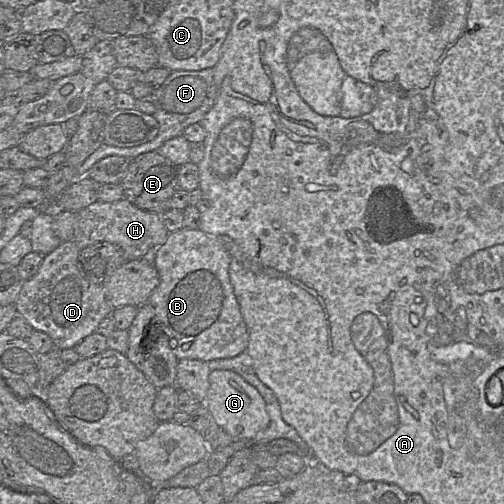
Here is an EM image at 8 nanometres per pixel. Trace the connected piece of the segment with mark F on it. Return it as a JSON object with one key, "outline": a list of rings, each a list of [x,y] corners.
{"outline":[[[206,68],[196,71],[171,71],[163,84],[153,90],[149,98],[155,107],[155,111],[152,116],[156,119],[159,125],[156,137],[149,142],[133,147],[117,147],[102,143],[77,168],[77,178],[86,176],[89,169],[97,161],[107,156],[118,155],[127,159],[132,159],[139,154],[156,151],[168,140],[182,135],[184,129],[189,125],[200,122],[216,102],[217,89],[214,84],[213,70],[212,68]]]}

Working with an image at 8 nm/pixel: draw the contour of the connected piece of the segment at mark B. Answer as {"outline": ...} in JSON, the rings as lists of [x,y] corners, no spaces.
{"outline":[[[182,228],[170,232],[164,244],[158,247],[154,266],[159,275],[159,284],[152,292],[148,303],[155,310],[155,323],[171,339],[171,349],[180,359],[210,361],[230,358],[246,351],[249,332],[241,314],[229,277],[230,256],[222,244],[200,229]]]}

